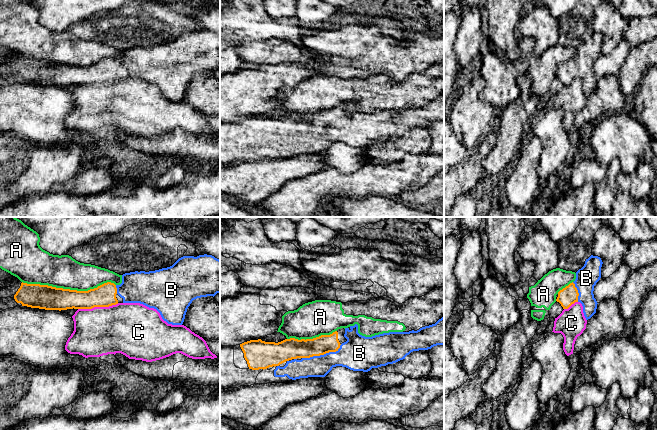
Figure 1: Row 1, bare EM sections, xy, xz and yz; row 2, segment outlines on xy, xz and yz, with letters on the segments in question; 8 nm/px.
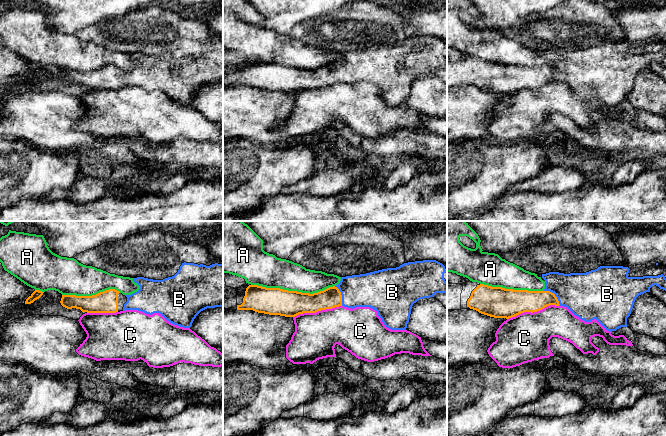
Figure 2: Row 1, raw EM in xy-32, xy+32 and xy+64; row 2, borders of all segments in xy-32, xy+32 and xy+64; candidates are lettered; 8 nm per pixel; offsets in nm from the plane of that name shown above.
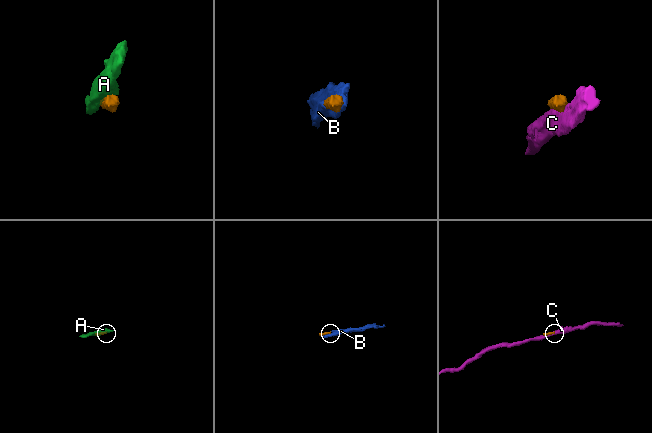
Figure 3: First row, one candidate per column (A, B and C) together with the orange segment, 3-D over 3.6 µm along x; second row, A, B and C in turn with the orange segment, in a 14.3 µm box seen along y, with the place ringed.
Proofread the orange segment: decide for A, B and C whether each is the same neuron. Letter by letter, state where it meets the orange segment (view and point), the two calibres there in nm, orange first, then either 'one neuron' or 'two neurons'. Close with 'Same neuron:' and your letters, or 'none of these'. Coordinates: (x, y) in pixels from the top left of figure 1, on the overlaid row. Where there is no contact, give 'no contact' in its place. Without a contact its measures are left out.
A: meets orange in xy at (69, 289); 190 nm thick on the orange side, 260 nm on the other; two neurons
B: meets orange in xz at (322, 354); 170 nm thick on the orange side, 240 nm on the other; one neuron
C: meets orange in xy at (98, 306); 180 nm thick on the orange side, 400 nm on the other; two neurons
Same neuron: B

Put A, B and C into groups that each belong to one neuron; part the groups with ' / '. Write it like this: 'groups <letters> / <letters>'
groups A / B / C

